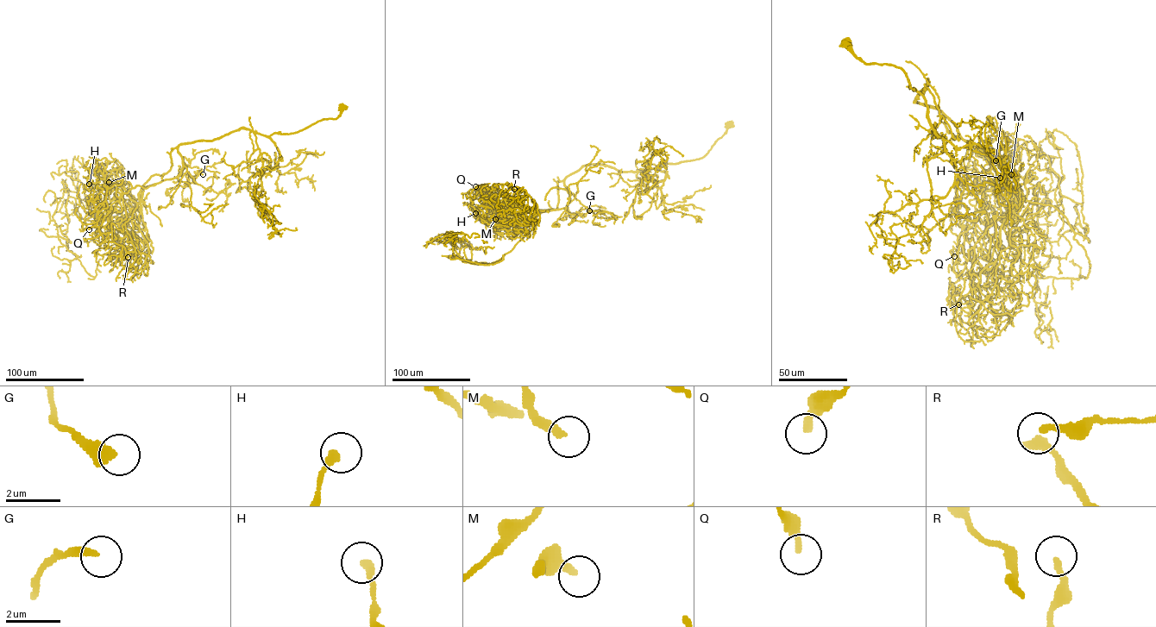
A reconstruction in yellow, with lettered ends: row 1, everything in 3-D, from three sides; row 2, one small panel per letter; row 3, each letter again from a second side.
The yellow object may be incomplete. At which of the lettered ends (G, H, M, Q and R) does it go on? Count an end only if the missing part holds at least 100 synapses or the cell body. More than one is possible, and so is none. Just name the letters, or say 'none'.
none

